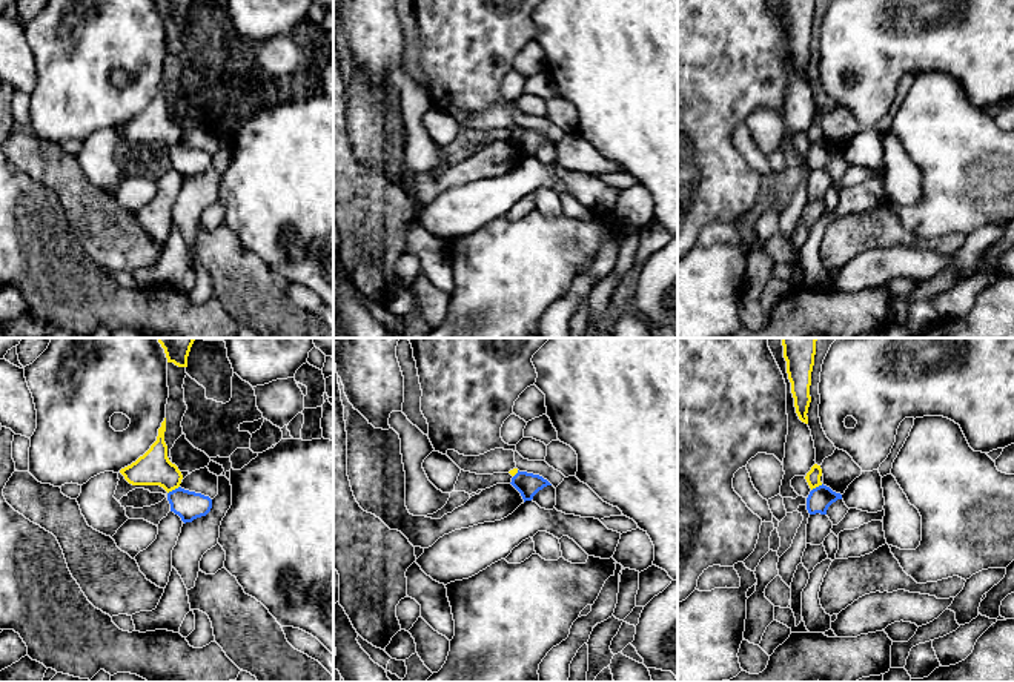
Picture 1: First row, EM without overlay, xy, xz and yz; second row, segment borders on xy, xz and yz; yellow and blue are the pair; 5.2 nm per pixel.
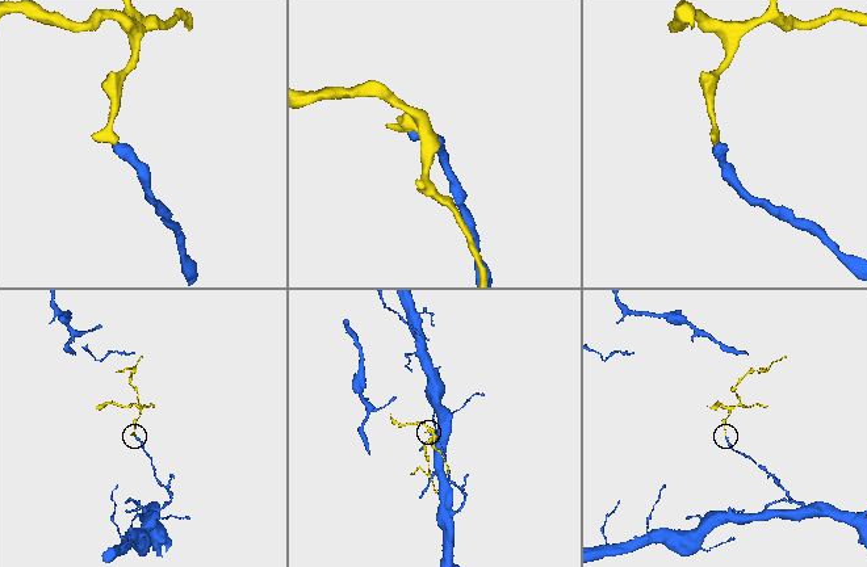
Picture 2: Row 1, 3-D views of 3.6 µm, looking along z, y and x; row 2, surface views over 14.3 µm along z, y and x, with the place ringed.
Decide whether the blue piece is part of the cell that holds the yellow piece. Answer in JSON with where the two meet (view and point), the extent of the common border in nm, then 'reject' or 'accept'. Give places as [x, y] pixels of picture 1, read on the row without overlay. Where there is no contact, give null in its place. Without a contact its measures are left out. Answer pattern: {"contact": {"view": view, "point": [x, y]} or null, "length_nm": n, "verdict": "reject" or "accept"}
{"contact": {"view": "xy", "point": [172, 145]}, "length_nm": 80, "verdict": "reject"}

